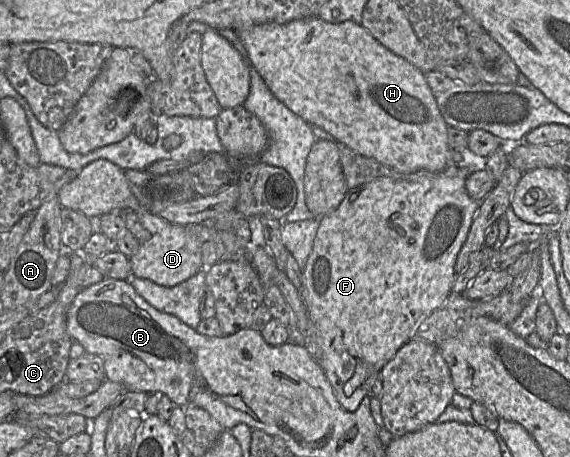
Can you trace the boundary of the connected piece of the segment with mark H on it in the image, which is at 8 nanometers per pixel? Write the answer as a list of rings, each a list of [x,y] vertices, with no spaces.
[[[319,16],[293,20],[284,24],[265,23],[252,26],[238,32],[239,38],[246,49],[250,65],[260,74],[273,95],[293,113],[300,116],[309,125],[317,126],[327,133],[340,145],[345,145],[354,152],[376,160],[400,173],[428,171],[438,173],[450,165],[450,147],[448,145],[448,128],[443,119],[432,91],[425,79],[425,74],[414,67],[404,58],[395,55],[378,42],[362,24],[353,21],[330,23]]]

